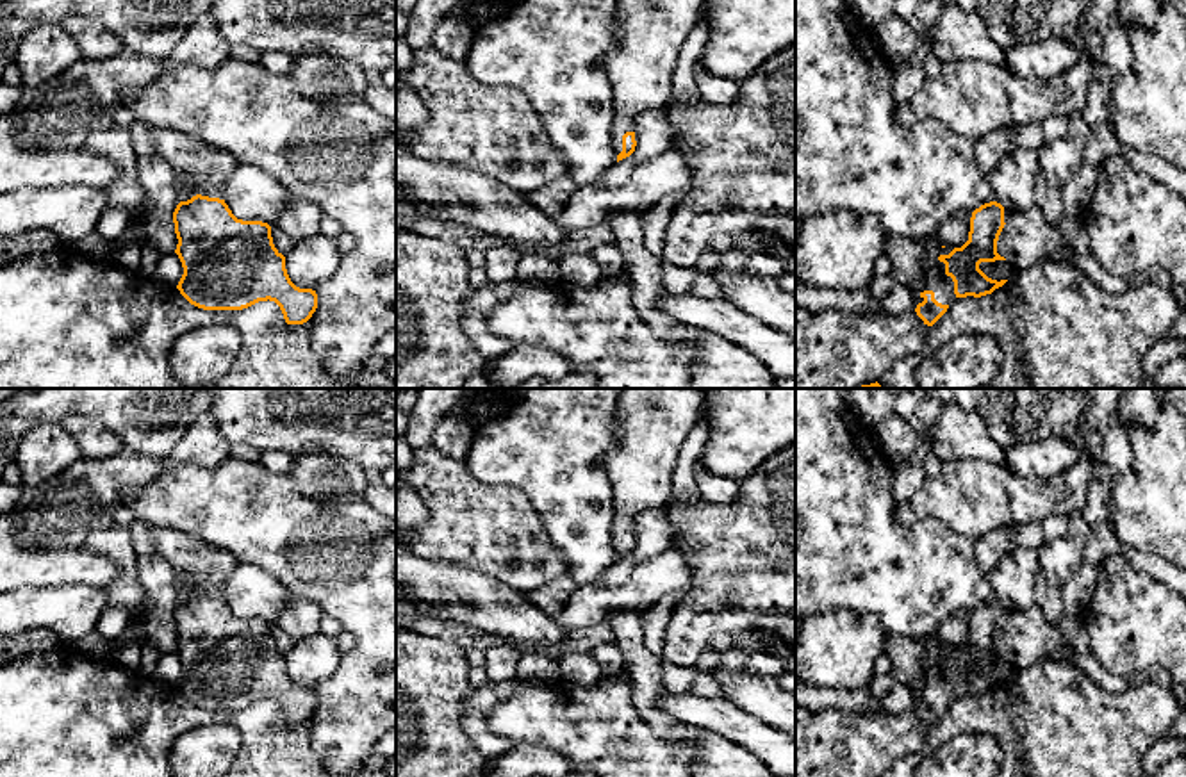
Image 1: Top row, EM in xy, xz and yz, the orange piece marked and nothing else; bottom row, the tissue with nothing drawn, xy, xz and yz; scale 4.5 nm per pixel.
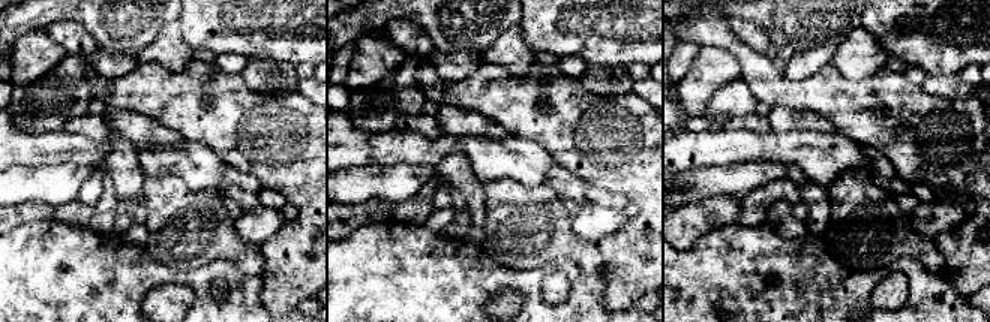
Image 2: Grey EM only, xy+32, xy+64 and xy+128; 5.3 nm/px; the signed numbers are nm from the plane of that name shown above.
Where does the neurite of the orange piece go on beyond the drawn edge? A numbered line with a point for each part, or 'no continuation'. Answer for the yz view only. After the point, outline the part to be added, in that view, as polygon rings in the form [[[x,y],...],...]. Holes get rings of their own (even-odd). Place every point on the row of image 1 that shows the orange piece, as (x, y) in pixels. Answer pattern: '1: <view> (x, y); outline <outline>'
1: yz (912, 261); outline [[[888,235],[885,244],[895,283],[918,283],[922,292],[933,290],[942,305],[956,301],[954,282],[945,274],[945,264],[938,260],[940,255],[951,251],[929,239],[911,241],[899,235]]]

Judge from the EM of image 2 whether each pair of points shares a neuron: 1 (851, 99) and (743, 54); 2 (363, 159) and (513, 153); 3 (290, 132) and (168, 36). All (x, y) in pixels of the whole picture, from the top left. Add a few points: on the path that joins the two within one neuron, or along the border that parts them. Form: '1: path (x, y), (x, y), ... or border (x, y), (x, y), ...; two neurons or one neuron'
1: path (824, 93), (788, 93), (782, 92), (770, 80); one neuron
2: path (401, 149), (464, 144), (476, 149); one neuron
3: border (194, 59), (180, 69), (167, 69), (158, 65); two neurons

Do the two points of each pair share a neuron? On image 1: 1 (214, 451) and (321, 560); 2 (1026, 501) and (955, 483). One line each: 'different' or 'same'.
1: different
2: same

